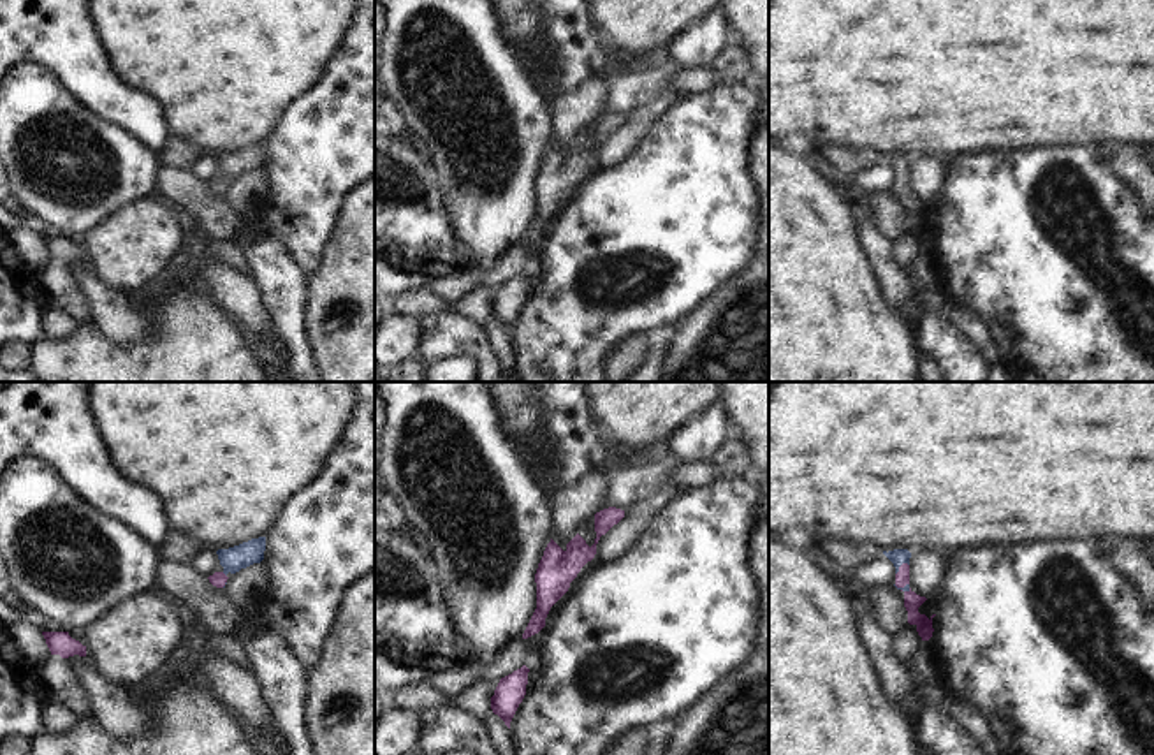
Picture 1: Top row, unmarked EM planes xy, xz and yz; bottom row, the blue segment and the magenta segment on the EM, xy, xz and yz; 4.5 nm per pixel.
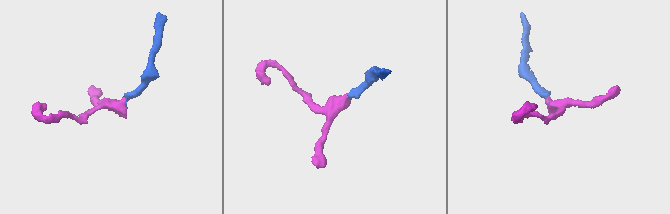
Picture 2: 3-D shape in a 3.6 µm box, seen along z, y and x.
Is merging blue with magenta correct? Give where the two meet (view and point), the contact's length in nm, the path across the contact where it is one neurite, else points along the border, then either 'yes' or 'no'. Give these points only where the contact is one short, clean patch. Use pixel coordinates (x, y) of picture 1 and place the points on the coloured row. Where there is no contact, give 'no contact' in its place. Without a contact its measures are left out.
contact yz (899, 565); length 80 nm; way yz (898, 557), (899, 565), (903, 576); yes

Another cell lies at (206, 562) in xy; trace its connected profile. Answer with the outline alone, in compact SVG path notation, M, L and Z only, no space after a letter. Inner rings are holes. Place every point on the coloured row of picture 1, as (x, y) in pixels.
M204 549L199 553L192 565L199 574L204 577L213 575L215 572L223 572L223 567L220 565L216 549Z

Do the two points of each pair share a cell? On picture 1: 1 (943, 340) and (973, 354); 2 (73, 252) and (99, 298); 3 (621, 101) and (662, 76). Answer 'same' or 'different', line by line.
1: same
2: different
3: same

